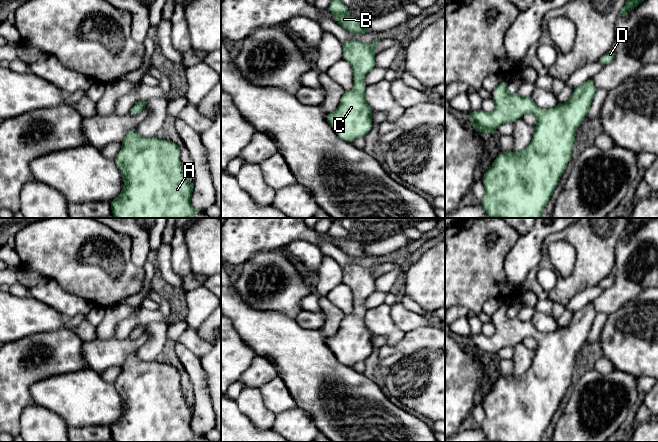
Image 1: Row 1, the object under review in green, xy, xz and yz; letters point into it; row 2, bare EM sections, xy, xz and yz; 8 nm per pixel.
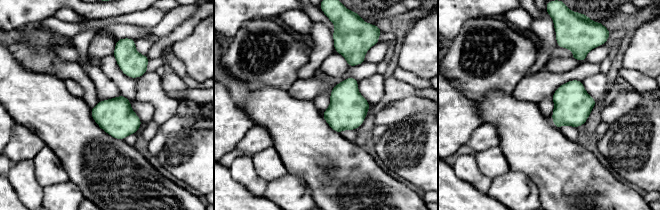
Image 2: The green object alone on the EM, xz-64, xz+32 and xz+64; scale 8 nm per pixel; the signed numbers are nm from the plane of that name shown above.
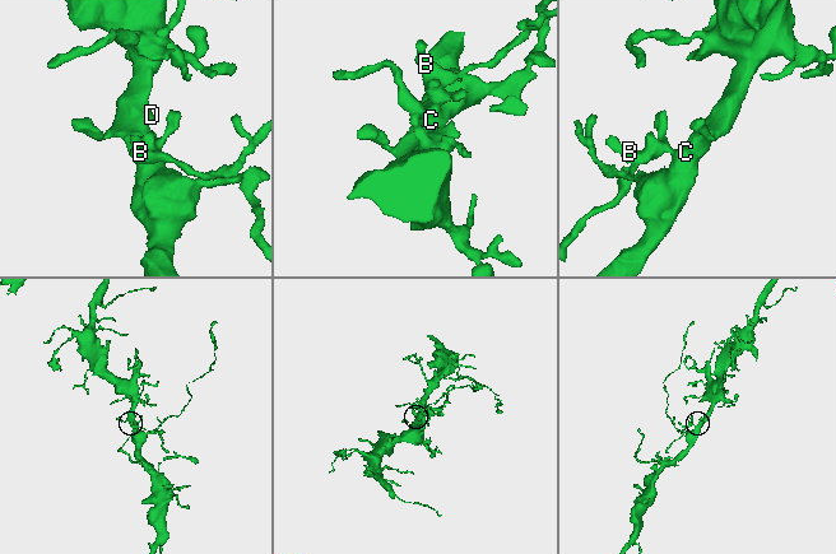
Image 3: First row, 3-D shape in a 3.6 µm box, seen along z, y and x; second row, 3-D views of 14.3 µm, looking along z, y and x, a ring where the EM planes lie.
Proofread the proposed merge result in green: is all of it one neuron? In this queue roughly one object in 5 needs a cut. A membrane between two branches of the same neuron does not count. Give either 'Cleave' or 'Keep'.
Keep

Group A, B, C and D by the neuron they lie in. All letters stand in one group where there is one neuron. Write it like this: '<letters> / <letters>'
A B C D

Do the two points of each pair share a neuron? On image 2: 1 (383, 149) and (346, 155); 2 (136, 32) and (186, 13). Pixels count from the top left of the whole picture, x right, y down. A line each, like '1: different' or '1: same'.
1: different
2: same

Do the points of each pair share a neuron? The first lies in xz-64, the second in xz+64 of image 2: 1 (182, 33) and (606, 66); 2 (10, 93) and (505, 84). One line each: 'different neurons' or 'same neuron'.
1: different neurons
2: different neurons

